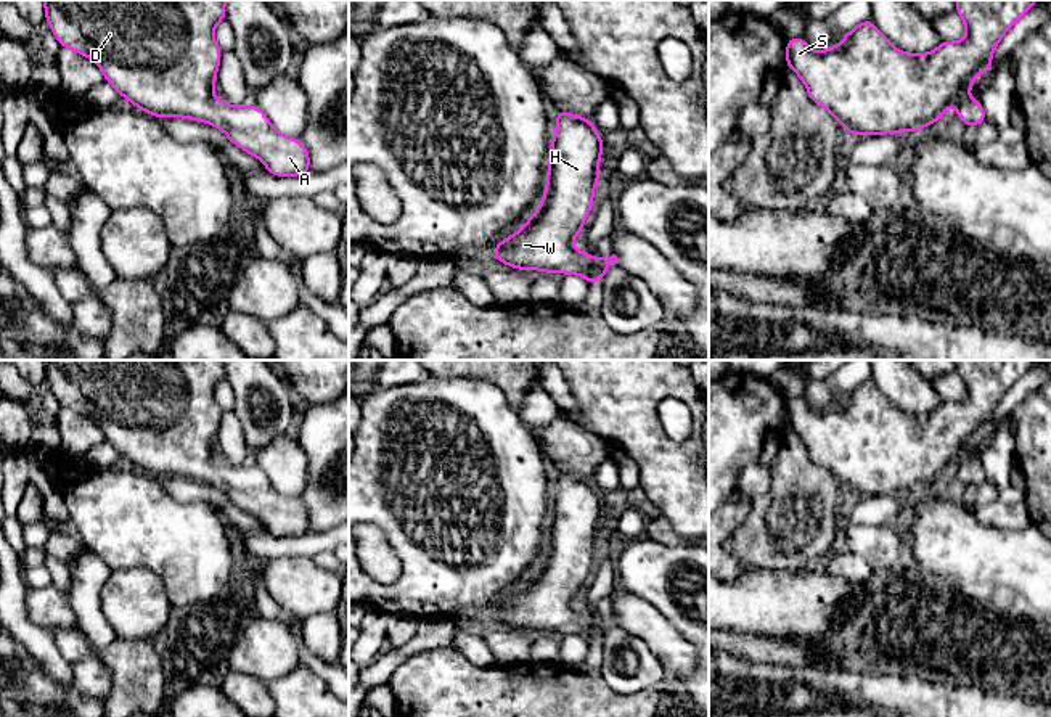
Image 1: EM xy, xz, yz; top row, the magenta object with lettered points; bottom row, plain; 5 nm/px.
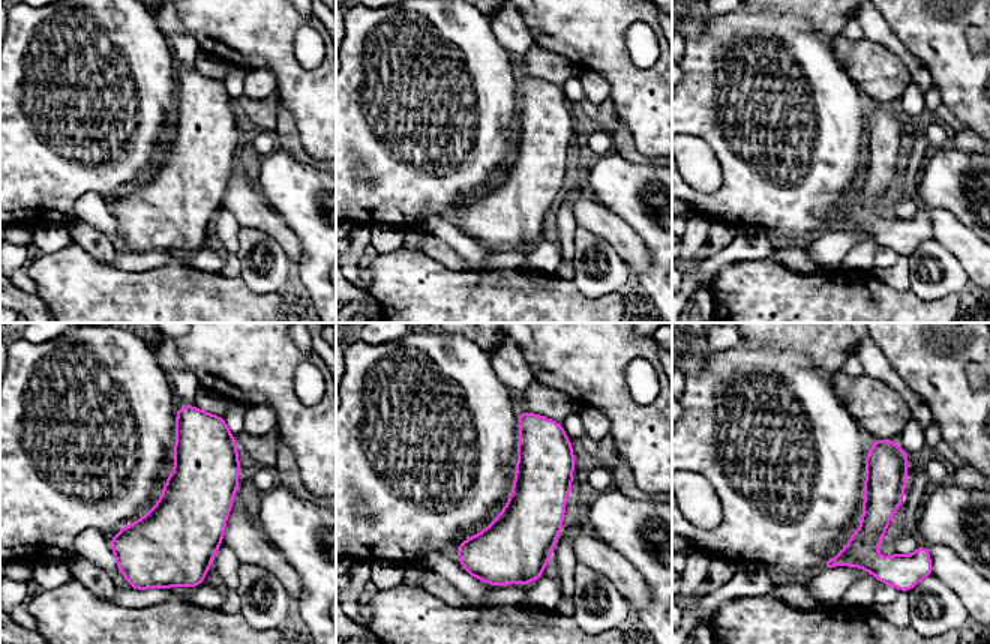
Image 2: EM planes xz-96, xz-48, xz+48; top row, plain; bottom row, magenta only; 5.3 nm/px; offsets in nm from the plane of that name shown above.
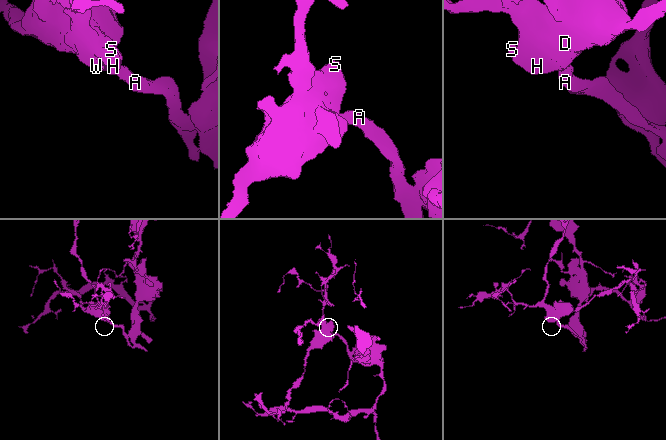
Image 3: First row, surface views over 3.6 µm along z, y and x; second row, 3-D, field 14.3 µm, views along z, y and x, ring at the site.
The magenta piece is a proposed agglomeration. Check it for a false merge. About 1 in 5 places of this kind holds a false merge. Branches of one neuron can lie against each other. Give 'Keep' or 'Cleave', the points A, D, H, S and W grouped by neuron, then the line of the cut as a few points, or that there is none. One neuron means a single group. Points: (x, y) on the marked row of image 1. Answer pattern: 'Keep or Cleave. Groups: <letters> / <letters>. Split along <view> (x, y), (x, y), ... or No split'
Keep. Groups: A D H S W. No split

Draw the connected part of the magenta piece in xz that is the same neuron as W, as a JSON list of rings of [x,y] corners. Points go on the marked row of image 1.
[[[554,109],[556,133],[543,199],[524,227],[500,241],[492,252],[498,262],[521,270],[579,275],[585,281],[603,281],[606,267],[619,264],[617,256],[598,257],[575,251],[572,240],[583,231],[593,206],[603,137],[588,117]]]

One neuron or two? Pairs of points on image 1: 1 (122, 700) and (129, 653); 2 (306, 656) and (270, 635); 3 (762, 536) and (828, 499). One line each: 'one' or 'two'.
1: one
2: two
3: one

